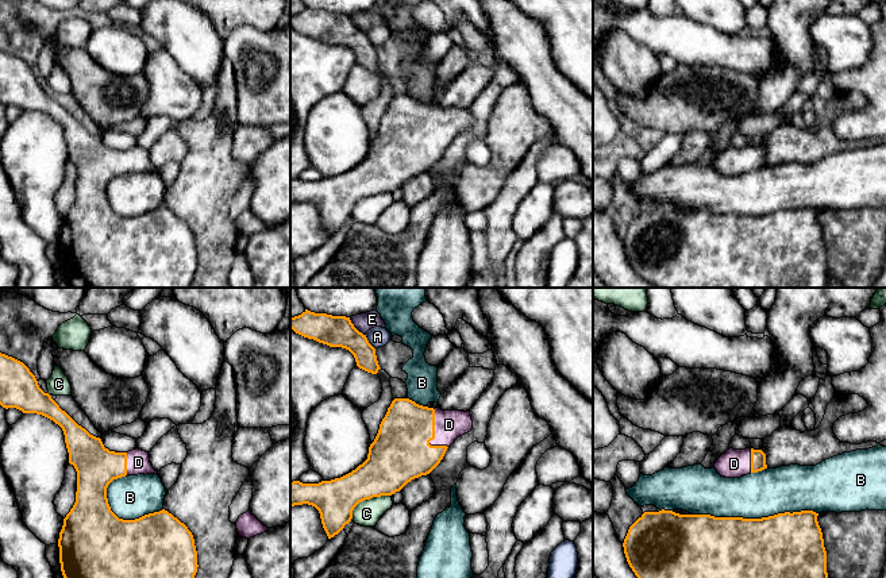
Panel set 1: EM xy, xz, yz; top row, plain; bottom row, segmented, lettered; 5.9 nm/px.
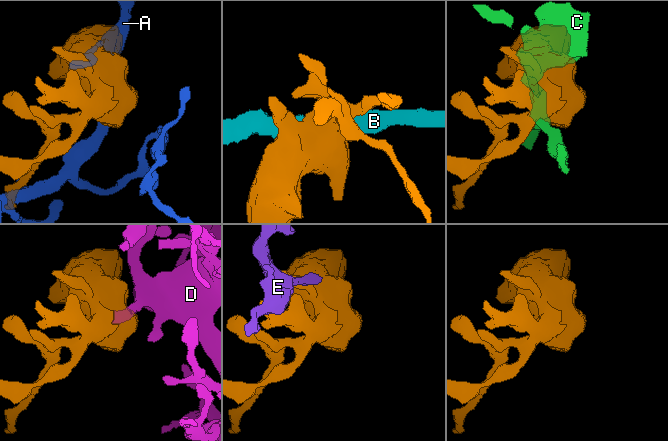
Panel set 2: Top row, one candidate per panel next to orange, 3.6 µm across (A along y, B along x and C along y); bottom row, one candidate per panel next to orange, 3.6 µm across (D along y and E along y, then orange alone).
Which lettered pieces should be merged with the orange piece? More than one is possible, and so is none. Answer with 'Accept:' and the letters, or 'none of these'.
Accept: D

